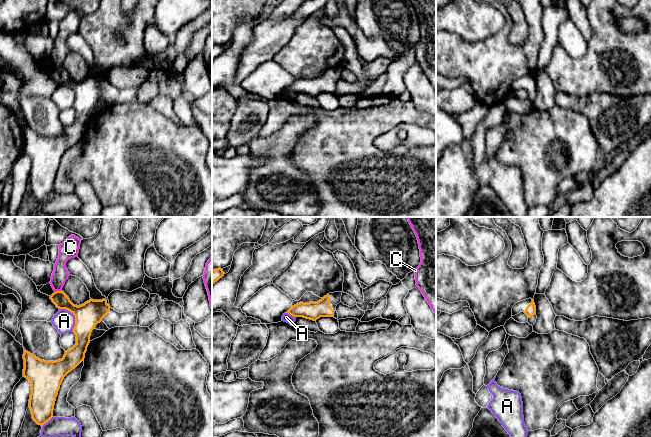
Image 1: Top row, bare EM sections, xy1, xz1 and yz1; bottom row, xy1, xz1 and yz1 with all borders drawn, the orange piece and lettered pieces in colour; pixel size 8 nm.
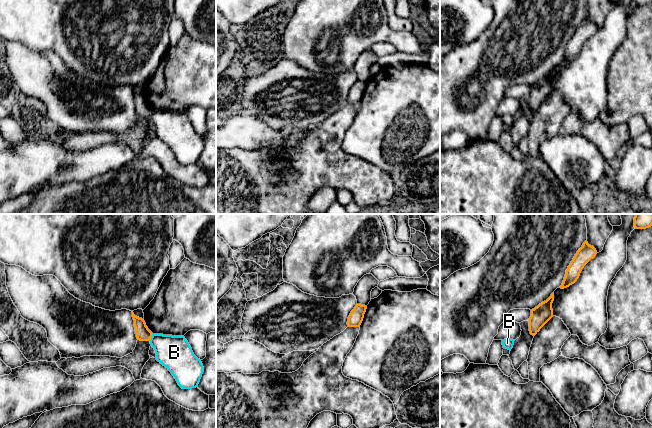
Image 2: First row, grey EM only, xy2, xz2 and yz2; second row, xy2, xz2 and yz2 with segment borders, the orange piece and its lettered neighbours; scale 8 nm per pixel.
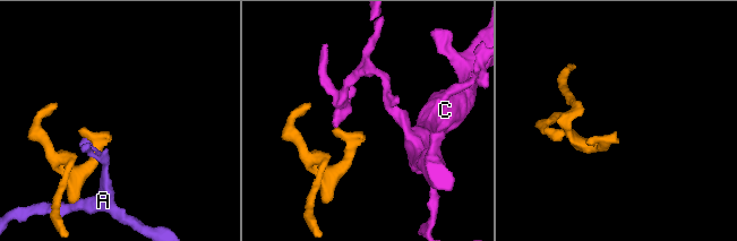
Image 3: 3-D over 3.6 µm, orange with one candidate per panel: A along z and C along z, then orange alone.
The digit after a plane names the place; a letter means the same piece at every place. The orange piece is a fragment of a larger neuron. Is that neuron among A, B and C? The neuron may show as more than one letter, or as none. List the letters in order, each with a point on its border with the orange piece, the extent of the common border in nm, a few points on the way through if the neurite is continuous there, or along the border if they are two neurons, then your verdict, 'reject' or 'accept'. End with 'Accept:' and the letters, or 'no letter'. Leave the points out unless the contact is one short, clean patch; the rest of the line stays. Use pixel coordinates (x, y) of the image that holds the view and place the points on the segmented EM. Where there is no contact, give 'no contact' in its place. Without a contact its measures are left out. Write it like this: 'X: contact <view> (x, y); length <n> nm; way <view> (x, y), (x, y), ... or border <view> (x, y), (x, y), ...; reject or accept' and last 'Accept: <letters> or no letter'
A: contact xy1 (74, 315); length 220 nm; reject
B: contact xy2 (151, 336); length 70 nm; border xy2 (152, 333), (148, 340); reject
C: contact xy1 (58, 291); length 60 nm; border xy1 (61, 289), (55, 292); reject
Accept: no letter

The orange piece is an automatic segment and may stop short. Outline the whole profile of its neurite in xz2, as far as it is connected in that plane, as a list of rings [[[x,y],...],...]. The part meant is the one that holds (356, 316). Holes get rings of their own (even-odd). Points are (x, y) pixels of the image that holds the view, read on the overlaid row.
[[[356,304],[356,306],[351,311],[348,317],[348,322],[347,322],[348,327],[360,327],[363,321],[366,309],[367,309],[367,306]]]

